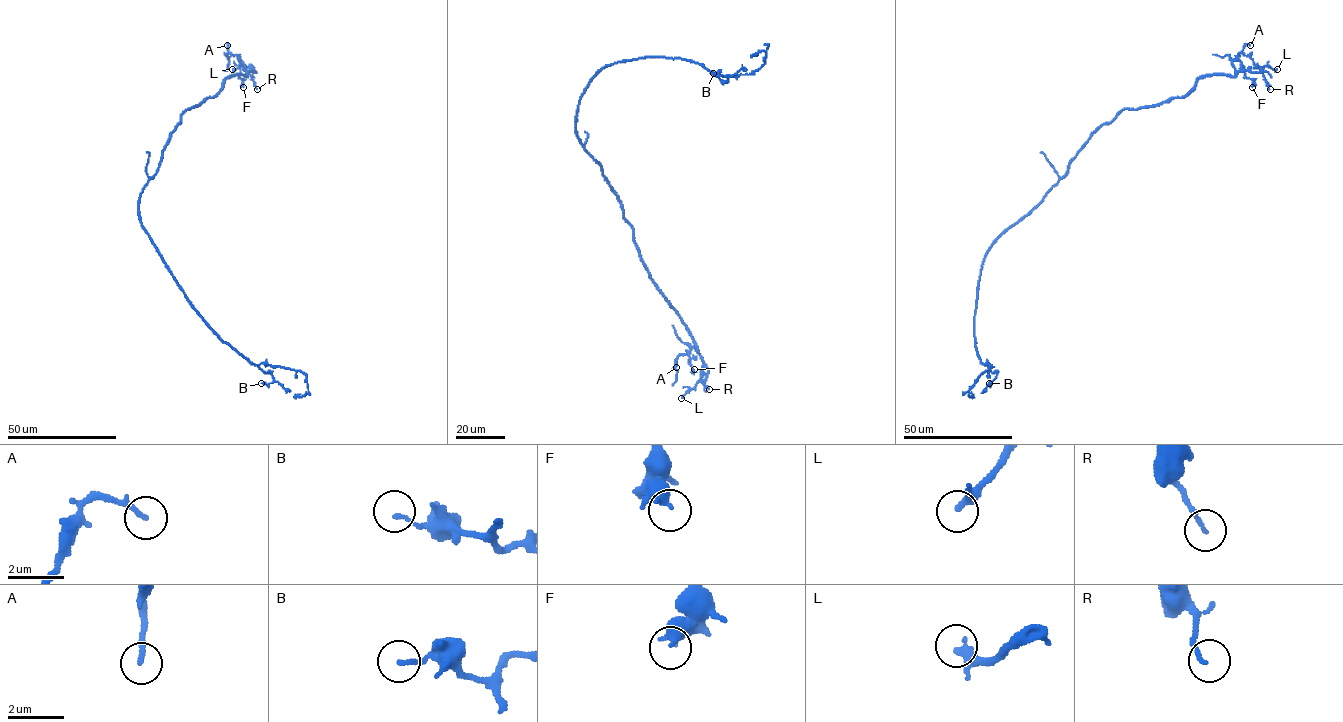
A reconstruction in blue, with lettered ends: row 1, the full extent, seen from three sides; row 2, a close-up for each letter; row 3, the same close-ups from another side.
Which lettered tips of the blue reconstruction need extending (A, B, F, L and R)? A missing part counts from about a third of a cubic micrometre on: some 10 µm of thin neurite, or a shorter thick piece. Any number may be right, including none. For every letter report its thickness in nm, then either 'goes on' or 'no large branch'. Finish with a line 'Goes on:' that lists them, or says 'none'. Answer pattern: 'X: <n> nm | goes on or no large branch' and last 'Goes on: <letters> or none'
A: 170 nm | no large branch
B: 140 nm | no large branch
F: 420 nm | no large branch
L: 260 nm | no large branch
R: 110 nm | no large branch
Goes on: none

